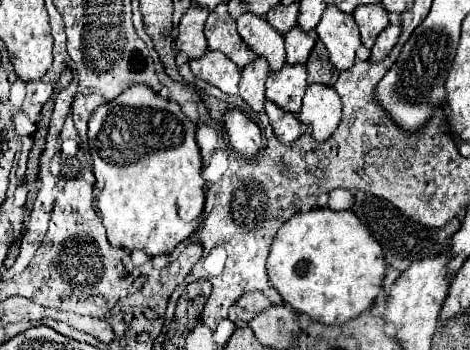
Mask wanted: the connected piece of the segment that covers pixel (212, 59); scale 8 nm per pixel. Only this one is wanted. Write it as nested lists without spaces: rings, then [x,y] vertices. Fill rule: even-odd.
[[[207,51],[207,55],[203,55],[199,59],[191,59],[189,65],[191,65],[191,71],[197,77],[201,77],[201,79],[209,81],[211,85],[219,87],[223,93],[237,95],[237,85],[239,85],[241,71],[221,51]]]

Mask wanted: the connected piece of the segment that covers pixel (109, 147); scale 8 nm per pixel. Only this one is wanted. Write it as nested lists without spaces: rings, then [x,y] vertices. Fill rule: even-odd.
[[[139,83],[123,91],[111,103],[97,107],[89,119],[89,151],[93,157],[95,189],[93,197],[99,207],[107,239],[113,247],[143,249],[147,255],[167,255],[181,241],[191,237],[203,223],[205,179],[201,177],[203,161],[195,141],[197,125],[181,111],[181,105],[159,97],[151,87]]]

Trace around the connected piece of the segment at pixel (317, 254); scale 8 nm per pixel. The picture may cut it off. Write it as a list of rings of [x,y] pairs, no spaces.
[[[321,207],[295,213],[287,223],[283,223],[283,227],[279,227],[267,257],[267,275],[283,297],[285,305],[309,315],[313,321],[341,325],[375,303],[385,275],[385,257],[381,245],[373,239],[369,229],[357,219],[353,211],[331,211],[329,207]]]

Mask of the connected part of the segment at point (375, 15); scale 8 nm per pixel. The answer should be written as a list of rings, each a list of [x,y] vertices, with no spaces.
[[[373,3],[373,5],[359,5],[353,11],[355,23],[359,25],[361,31],[361,41],[367,49],[373,47],[377,35],[389,25],[389,13],[383,9],[381,3]]]

